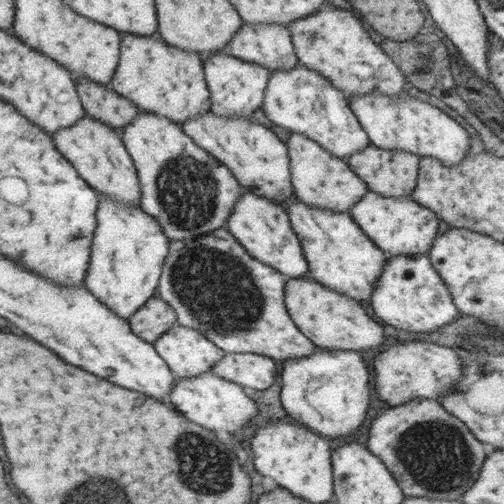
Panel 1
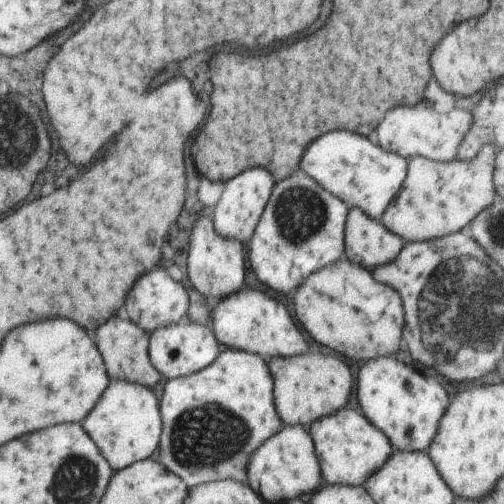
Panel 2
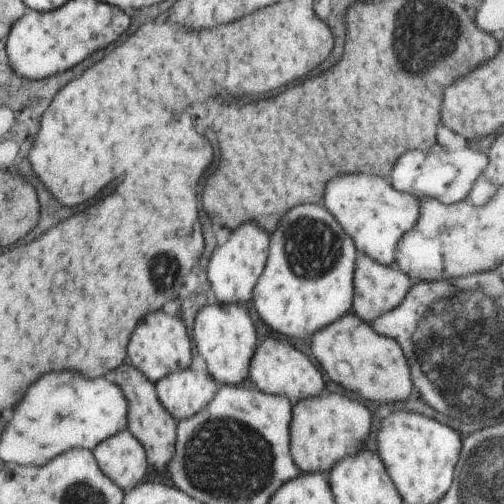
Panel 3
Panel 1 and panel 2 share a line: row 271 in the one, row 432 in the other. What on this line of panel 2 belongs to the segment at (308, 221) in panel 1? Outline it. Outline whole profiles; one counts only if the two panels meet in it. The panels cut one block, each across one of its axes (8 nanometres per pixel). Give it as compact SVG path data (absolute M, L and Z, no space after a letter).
M341 408L335 414L317 418L307 426L307 432L313 438L315 454L317 454L319 466L323 468L325 484L363 486L363 482L371 474L375 474L393 454L393 448L387 436L381 430L377 430L365 416L349 408Z

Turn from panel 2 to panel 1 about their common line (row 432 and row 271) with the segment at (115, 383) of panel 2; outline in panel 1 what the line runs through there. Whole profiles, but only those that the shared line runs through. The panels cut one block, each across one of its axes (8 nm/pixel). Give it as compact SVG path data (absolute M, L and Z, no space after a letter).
M99 194L95 244L91 244L91 272L87 272L85 286L107 306L107 310L129 320L139 308L143 308L161 278L167 252L169 238L155 216L141 210L139 204L123 204Z

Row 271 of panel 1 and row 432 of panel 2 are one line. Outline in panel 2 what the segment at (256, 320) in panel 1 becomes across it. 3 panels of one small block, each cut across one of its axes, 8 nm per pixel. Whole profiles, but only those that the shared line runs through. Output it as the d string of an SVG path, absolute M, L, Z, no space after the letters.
M227 348L219 352L215 362L211 362L207 368L189 376L161 382L163 394L159 398L159 414L163 428L159 442L159 462L177 474L187 484L187 488L219 480L239 480L245 484L247 458L251 458L251 452L283 428L281 418L277 418L279 414L275 414L273 408L275 400L271 400L271 372L267 372L267 368L269 366L265 366L259 354Z

